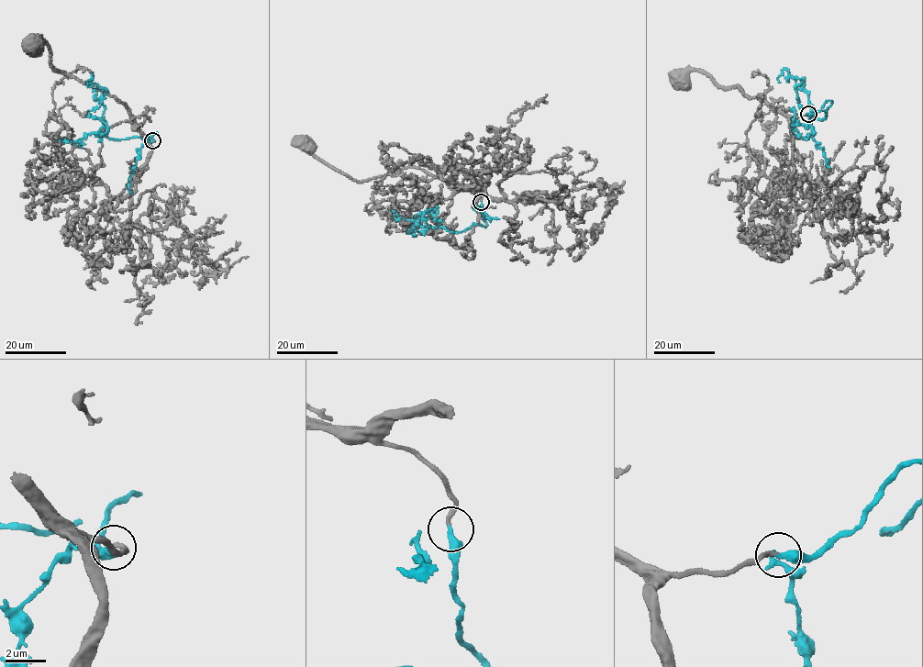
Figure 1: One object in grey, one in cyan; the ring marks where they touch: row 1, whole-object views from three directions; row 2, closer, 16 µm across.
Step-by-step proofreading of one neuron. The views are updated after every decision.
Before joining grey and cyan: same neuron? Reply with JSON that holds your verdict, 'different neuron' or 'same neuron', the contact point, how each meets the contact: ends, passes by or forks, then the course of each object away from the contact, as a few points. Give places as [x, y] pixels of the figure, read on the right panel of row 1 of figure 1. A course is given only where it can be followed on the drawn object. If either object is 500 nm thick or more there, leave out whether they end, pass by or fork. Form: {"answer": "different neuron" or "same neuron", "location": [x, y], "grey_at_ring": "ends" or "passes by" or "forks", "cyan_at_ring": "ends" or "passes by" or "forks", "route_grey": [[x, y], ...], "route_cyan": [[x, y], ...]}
{"answer": "same neuron", "location": [808, 114], "grey_at_ring": "ends", "cyan_at_ring": "ends", "route_grey": [[807, 114], [789, 117], [759, 98], [744, 96], [739, 87], [726, 88], [702, 72], [690, 71], [681, 80]], "route_cyan": [[807, 114], [831, 100], [820, 120], [813, 115], [800, 78], [787, 80], [788, 72], [783, 69], [779, 83]]}

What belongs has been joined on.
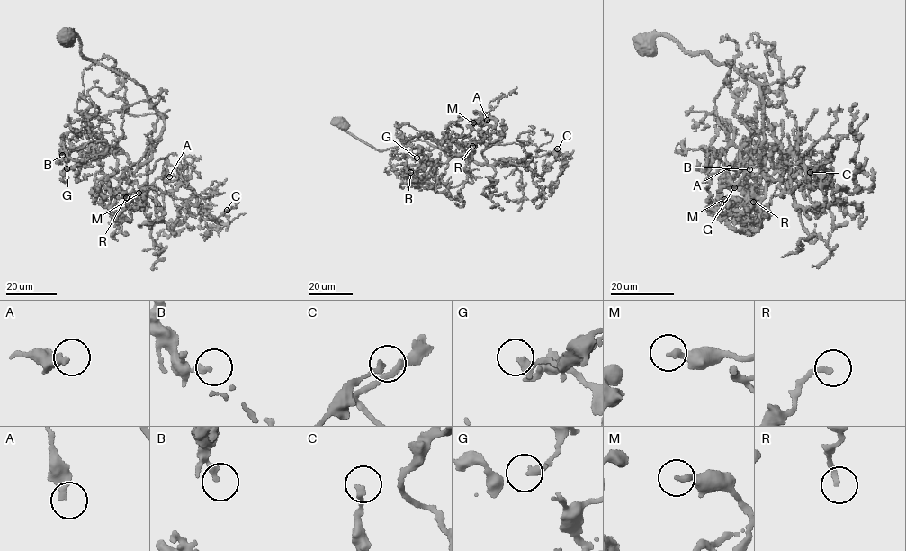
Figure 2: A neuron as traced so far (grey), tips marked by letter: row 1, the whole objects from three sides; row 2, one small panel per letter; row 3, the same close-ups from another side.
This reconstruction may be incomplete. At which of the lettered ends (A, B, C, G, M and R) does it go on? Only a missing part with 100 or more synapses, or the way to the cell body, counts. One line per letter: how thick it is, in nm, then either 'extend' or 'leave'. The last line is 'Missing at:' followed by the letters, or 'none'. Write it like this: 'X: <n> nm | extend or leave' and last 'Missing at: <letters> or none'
A: 320 nm | leave
B: 240 nm | leave
C: 150 nm | leave
G: 320 nm | leave
M: 200 nm | leave
R: 190 nm | leave
Missing at: none

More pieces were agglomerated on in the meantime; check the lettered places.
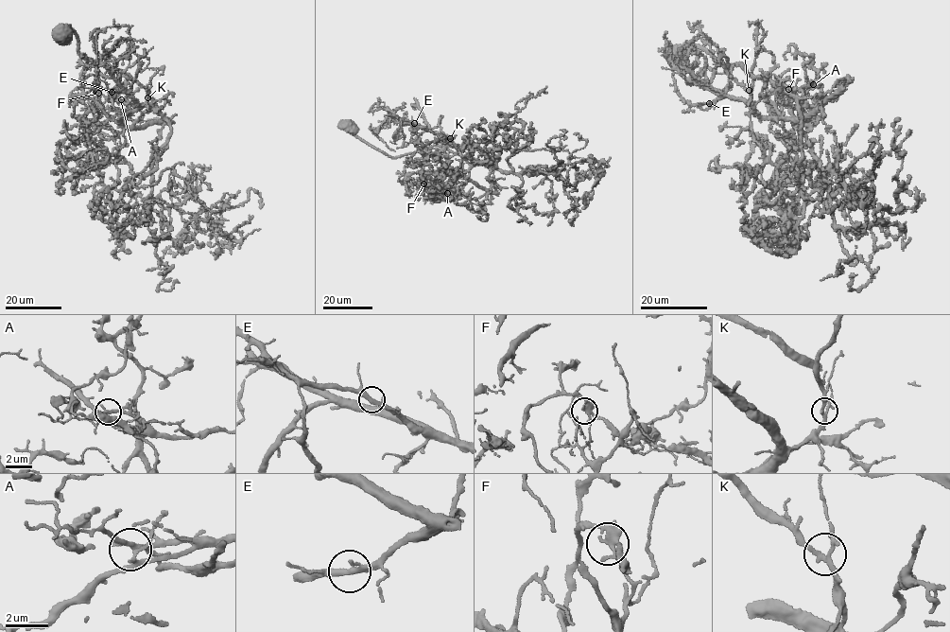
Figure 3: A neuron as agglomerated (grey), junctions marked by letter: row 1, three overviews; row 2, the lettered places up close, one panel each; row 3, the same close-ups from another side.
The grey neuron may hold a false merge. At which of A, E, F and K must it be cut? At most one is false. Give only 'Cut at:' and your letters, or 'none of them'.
Cut at: F

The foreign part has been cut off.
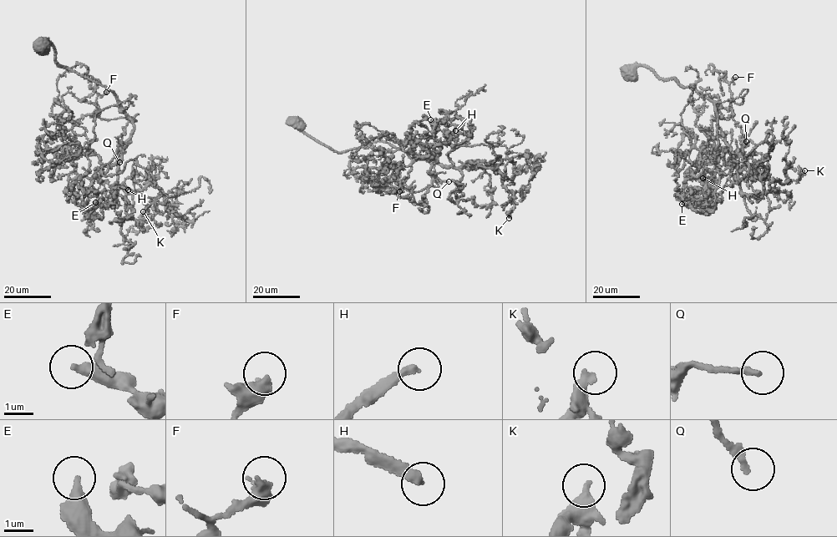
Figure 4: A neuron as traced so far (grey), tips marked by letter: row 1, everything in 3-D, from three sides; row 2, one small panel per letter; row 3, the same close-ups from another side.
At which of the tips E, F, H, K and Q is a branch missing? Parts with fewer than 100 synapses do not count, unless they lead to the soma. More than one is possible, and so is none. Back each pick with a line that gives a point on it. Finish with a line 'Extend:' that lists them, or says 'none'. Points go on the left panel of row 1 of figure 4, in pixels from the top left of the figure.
H: Place: (128, 189)
Q: Place: (119, 162)
Extend: H, Q

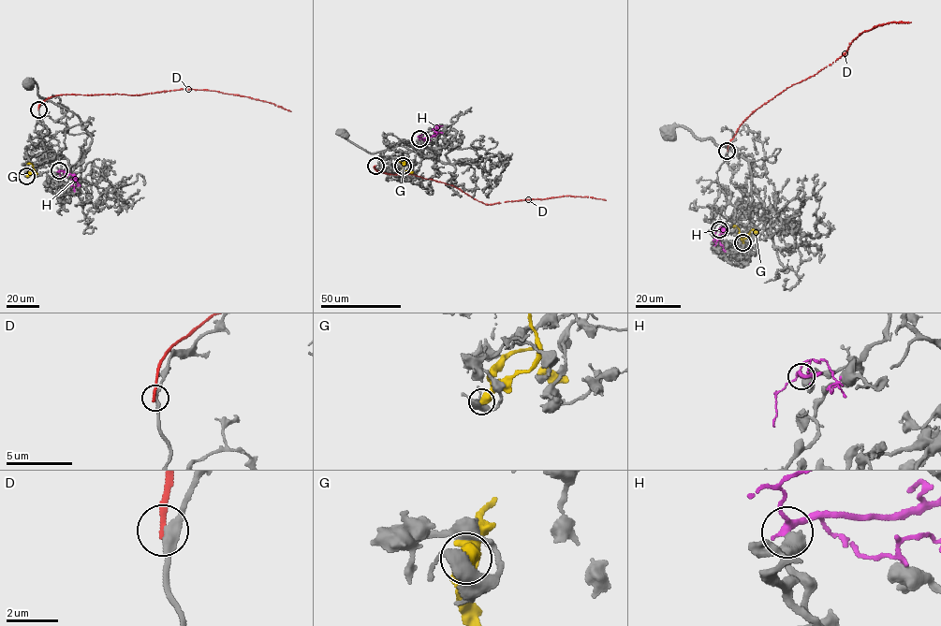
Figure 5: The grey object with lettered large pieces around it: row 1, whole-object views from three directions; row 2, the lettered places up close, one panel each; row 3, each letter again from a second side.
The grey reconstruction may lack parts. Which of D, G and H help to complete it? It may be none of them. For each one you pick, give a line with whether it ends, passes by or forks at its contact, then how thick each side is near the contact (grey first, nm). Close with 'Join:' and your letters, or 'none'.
Join: none

